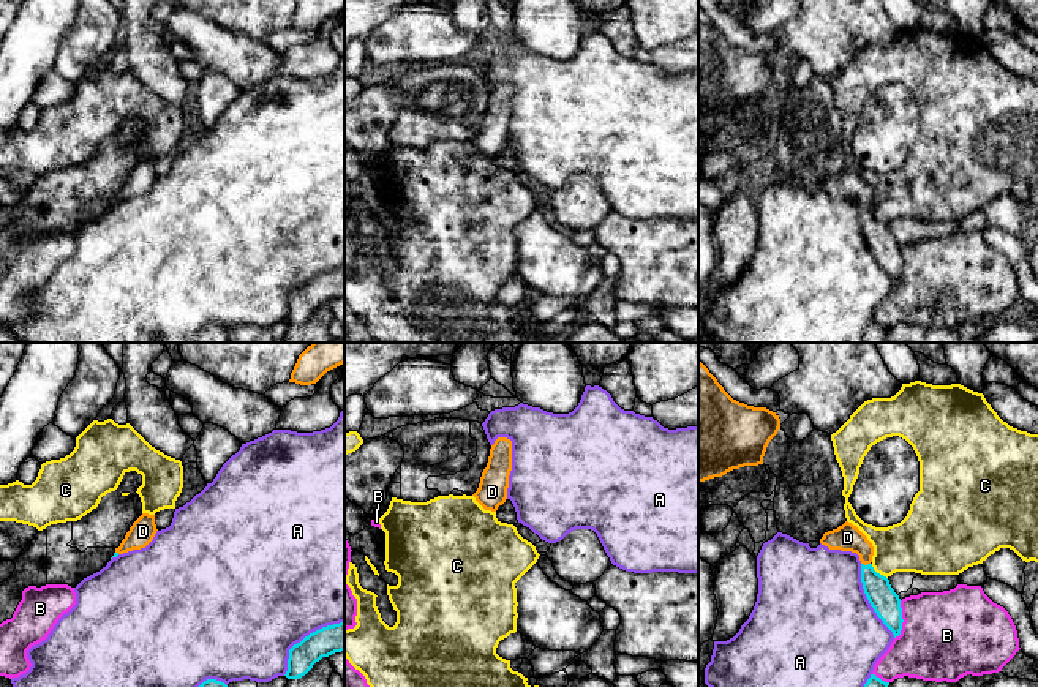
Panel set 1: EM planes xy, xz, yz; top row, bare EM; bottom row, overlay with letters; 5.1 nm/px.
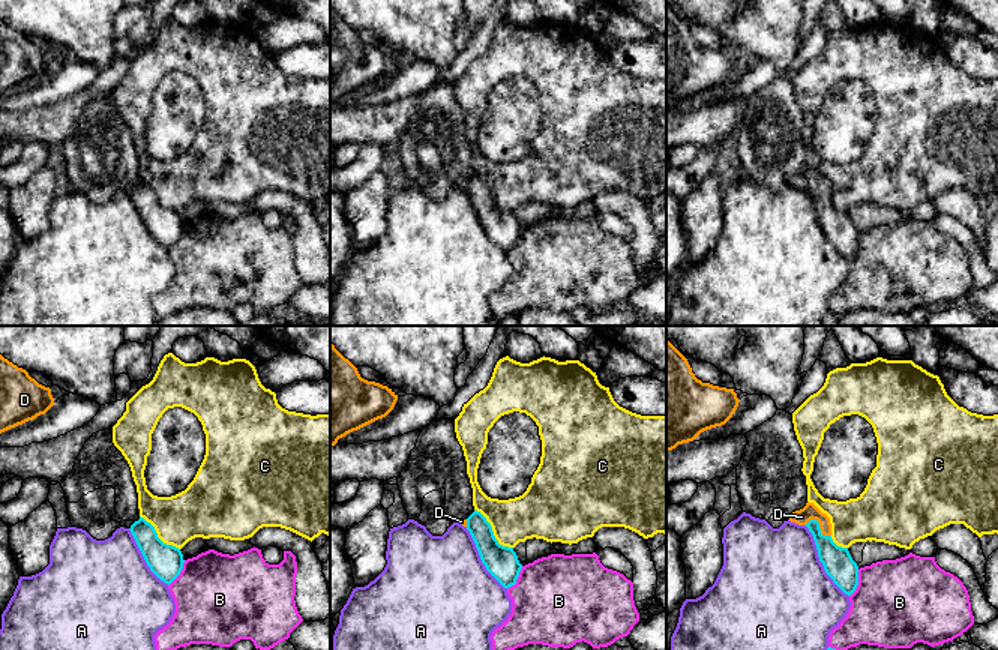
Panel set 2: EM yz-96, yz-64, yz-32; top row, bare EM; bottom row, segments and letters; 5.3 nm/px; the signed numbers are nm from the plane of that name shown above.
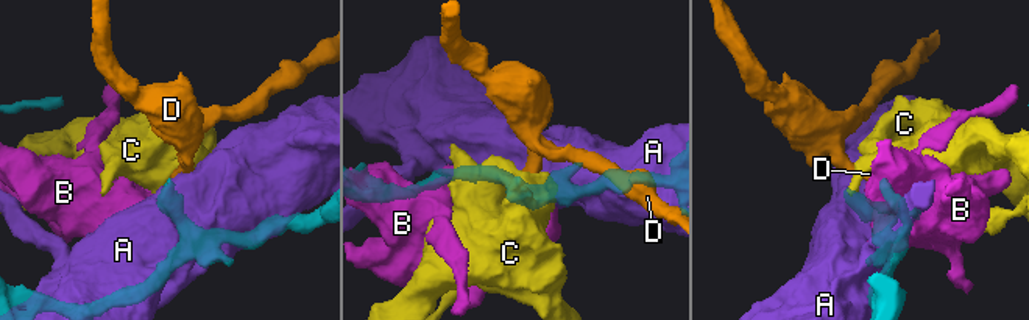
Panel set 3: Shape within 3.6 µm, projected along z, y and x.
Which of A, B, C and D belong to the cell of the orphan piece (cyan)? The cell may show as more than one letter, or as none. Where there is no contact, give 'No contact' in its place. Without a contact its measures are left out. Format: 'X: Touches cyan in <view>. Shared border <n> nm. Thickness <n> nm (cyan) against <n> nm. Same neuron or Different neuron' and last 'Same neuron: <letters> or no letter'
A: Touches cyan in xy. Shared border 420 nm. Thickness 140 nm (cyan) against 500 nm. Different neuron
B: Touches cyan in yz. Shared border 200 nm. Thickness 140 nm (cyan) against 460 nm. Different neuron
C: Touches cyan in yz. Shared border 120 nm. Thickness 140 nm (cyan) against 280 nm. Different neuron
D: Touches cyan in yz. Shared border 50 nm. Thickness 140 nm (cyan) against 140 nm. Same neuron
Same neuron: D

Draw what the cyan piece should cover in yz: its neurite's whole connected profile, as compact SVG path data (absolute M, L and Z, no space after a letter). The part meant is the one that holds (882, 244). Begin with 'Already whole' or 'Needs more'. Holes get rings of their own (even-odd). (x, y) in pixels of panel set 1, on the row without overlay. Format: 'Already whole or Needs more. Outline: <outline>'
Needs more. Outline: M845 167L837 175L825 178L820 190L829 196L852 197L859 202L864 240L894 284L899 283L904 268L901 245L891 234L889 226L874 216L871 210L874 193L867 183L856 172Z

